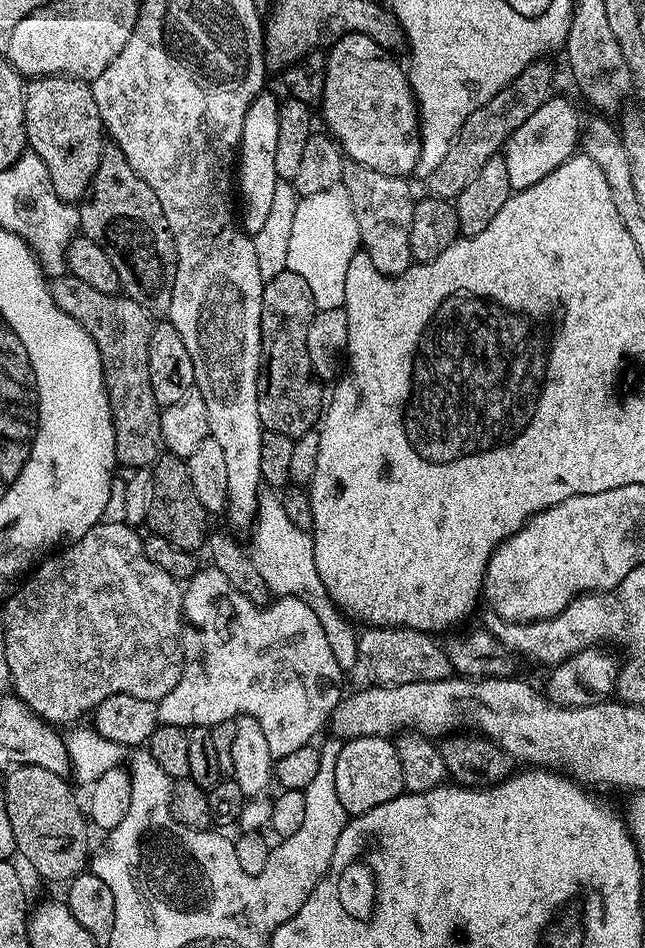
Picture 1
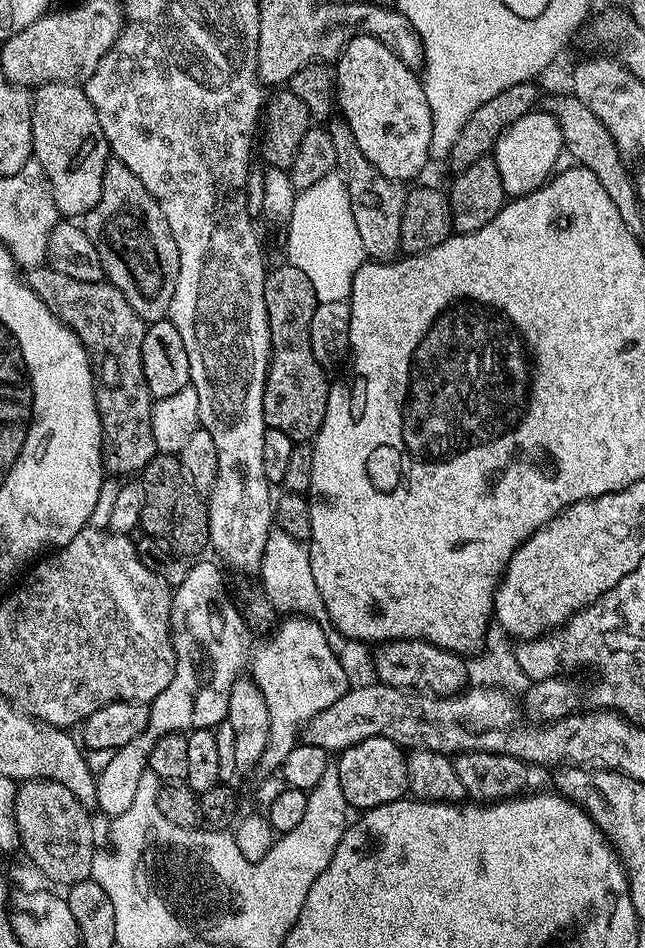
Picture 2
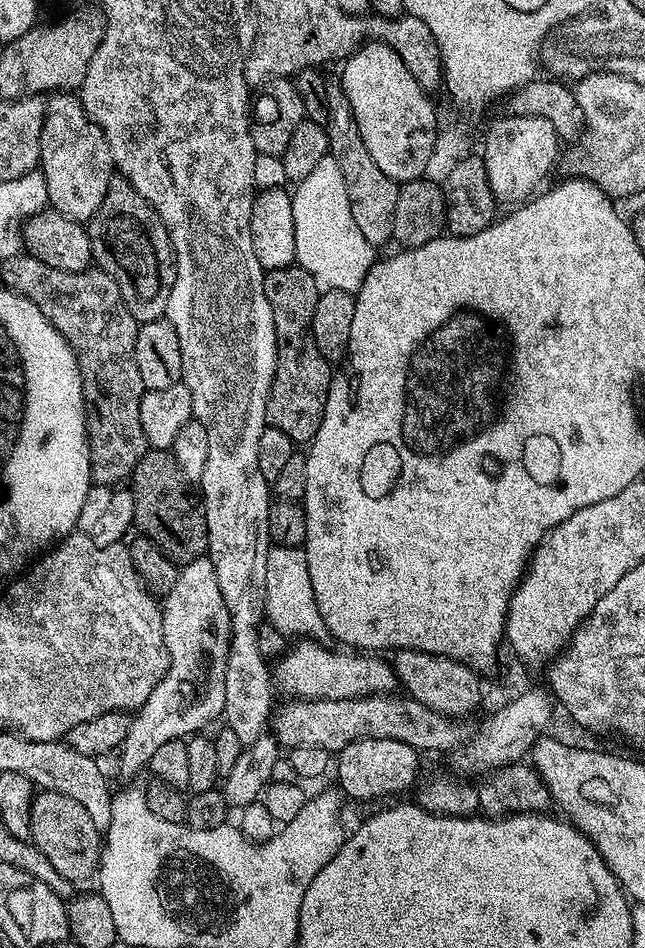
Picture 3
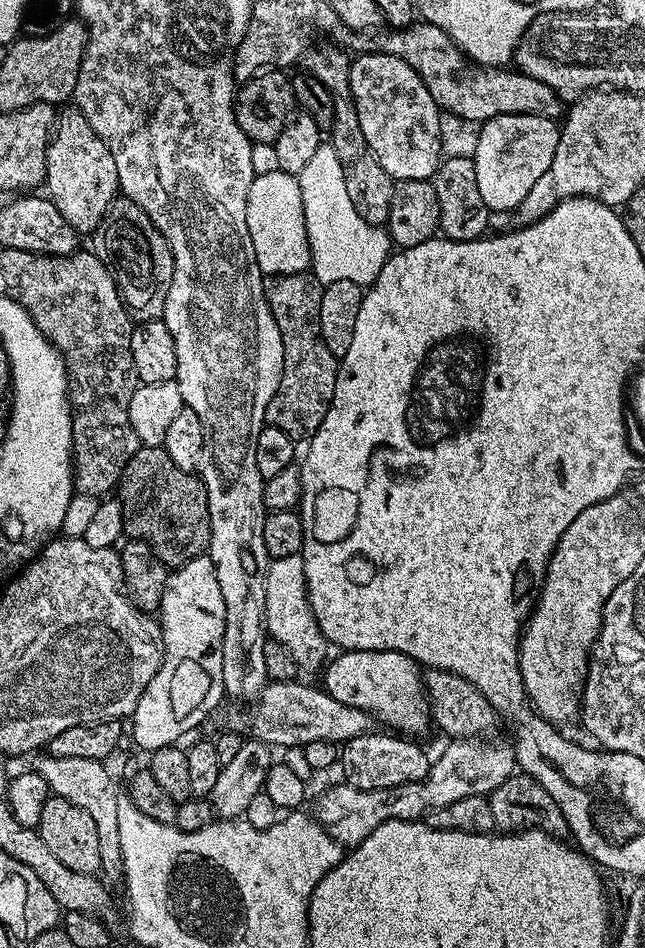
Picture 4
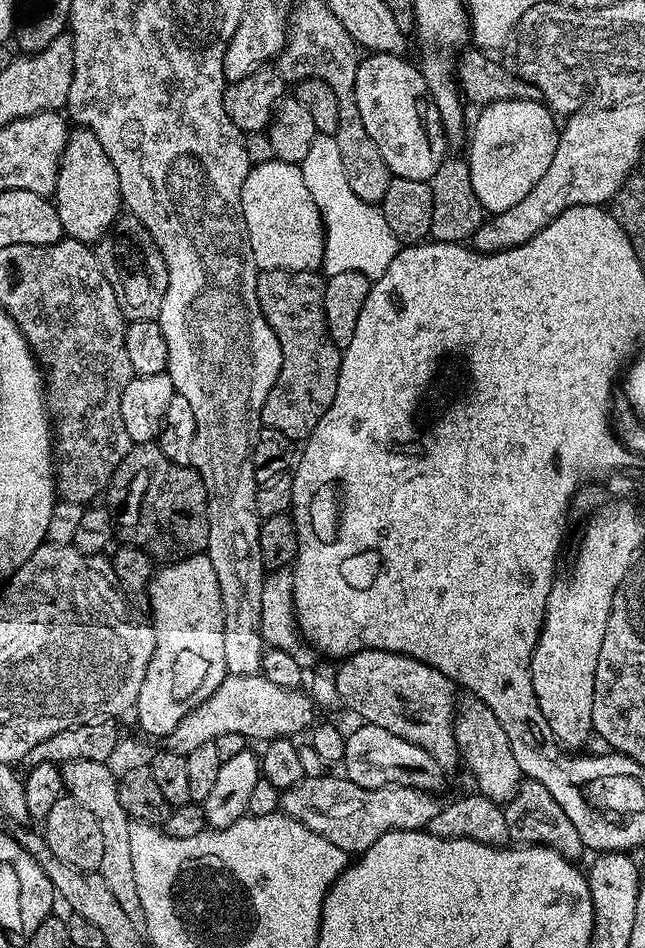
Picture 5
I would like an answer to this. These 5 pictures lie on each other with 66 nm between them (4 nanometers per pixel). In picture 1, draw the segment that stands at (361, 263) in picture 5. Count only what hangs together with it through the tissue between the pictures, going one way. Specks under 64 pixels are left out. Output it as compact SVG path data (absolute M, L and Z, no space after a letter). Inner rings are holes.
M343 186L330 190L322 190L322 194L310 194L299 197L294 215L294 226L291 227L290 246L287 250L287 271L299 274L306 286L310 286L310 294L314 294L314 302L319 310L343 308L346 298L346 270L350 266L350 258L361 247L360 231L354 214L354 206L350 202L350 194Z

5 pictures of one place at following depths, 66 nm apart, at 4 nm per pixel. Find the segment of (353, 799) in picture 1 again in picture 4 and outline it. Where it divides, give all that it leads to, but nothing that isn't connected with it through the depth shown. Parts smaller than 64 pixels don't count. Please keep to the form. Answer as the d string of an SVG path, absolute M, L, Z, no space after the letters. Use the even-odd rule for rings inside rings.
M373 730L343 745L338 759L339 767L344 767L343 779L362 790L389 788L406 782L425 780L430 767L430 756L427 756L418 745L411 744L408 741L411 739L400 734L384 732Z

